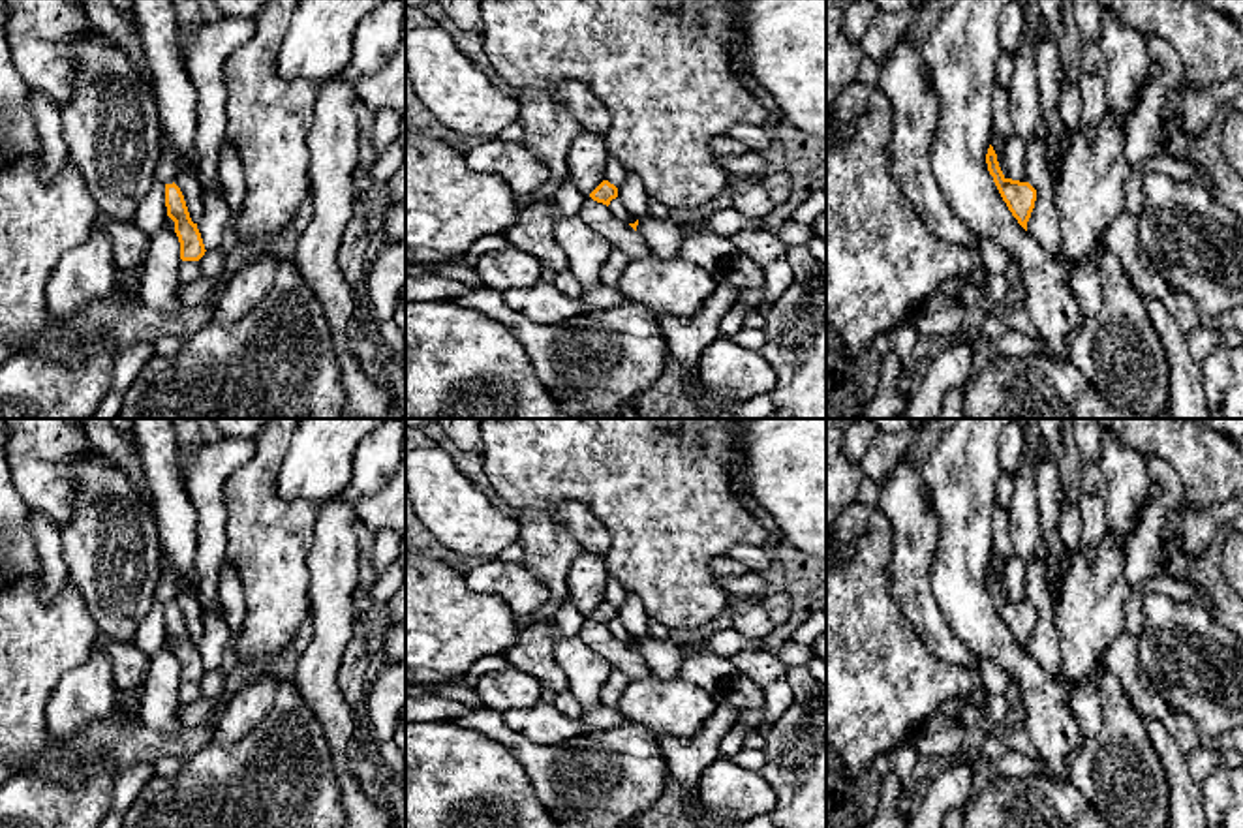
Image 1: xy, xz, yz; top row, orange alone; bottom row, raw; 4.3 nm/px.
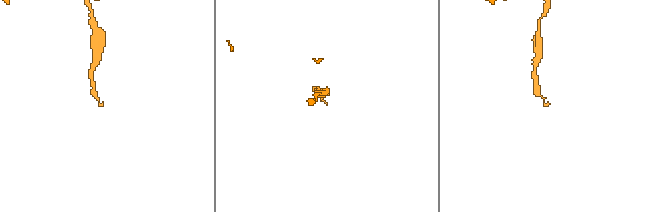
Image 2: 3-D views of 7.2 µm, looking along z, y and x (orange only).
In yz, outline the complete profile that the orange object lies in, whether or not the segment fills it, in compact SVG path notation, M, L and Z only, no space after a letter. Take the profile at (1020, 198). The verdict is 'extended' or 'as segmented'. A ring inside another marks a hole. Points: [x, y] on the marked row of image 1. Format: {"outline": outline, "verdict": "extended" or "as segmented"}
{"outline": "M991 145L986 154L986 163L1008 210L1018 220L1018 223L1027 231L1027 222L1036 201L1036 190L1029 182L1006 178L999 167L997 154Z", "verdict": "as segmented"}

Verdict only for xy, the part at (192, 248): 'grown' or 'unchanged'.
unchanged

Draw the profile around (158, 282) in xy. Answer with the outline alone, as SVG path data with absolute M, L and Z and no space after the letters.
M161 225L152 237L145 259L139 265L139 299L150 310L175 315L184 308L180 300L180 242L175 231Z

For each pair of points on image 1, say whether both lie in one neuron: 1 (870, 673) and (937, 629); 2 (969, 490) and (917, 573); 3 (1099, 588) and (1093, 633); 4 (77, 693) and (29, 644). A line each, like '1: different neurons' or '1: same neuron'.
1: different neurons
2: different neurons
3: same neuron
4: different neurons

